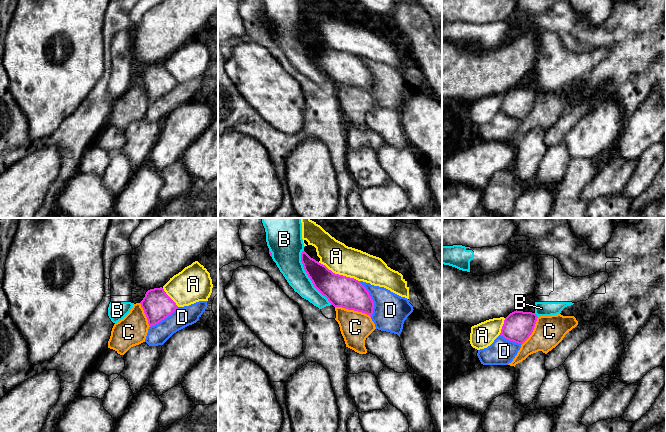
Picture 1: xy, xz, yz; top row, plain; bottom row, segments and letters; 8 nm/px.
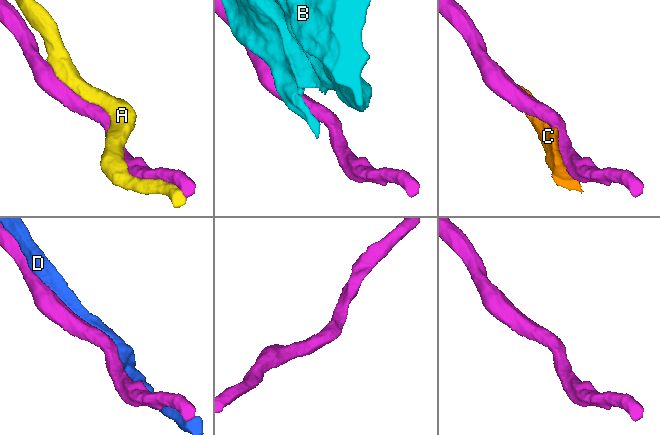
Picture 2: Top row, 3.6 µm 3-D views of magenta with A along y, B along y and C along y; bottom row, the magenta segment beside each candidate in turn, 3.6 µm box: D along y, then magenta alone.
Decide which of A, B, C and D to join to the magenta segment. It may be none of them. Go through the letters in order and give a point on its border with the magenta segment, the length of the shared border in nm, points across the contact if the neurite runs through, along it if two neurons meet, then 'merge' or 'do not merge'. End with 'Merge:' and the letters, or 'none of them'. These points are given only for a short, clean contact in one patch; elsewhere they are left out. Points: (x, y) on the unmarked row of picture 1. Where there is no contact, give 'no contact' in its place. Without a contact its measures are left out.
A: meets magenta in xz at (338, 50); contact 360 nm long; do not merge
B: meets magenta in xz at (308, 52); contact 500 nm long; do not merge
C: meets magenta in xz at (353, 85); contact 300 nm long; do not merge
D: meets magenta in xz at (371, 75); contact 300 nm long; do not merge
Merge: none of them

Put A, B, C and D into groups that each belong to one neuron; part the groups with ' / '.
A / B / C / D

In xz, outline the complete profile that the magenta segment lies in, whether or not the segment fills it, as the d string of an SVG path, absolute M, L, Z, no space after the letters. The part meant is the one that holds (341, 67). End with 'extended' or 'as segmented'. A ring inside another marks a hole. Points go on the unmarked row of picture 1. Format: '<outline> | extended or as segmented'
M305 27L301 29L301 38L314 63L331 81L372 92L374 78L360 57L333 49Z | as segmented

